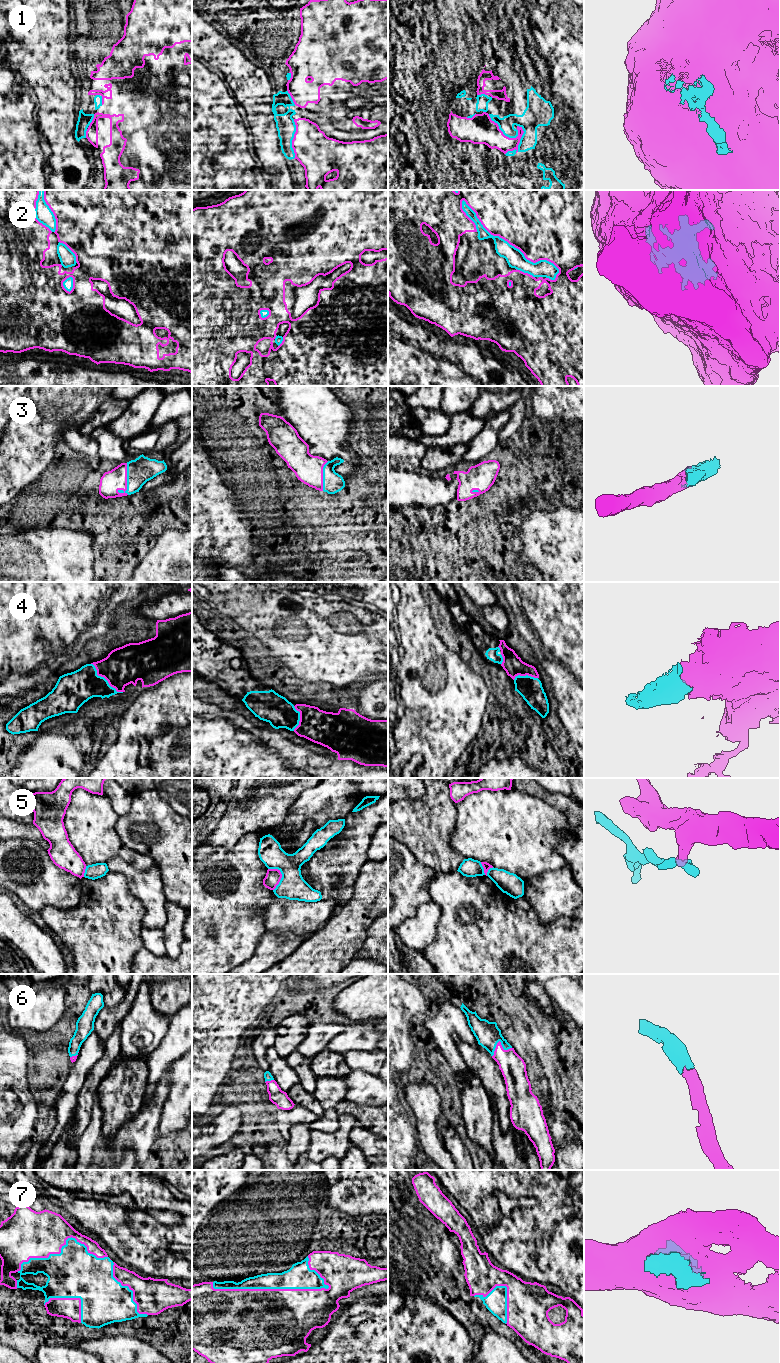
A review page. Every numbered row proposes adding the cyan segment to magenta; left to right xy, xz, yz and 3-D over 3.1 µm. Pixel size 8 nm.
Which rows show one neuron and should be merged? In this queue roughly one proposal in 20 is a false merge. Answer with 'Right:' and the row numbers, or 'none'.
Right: 2, 3, 4, 6, 7

